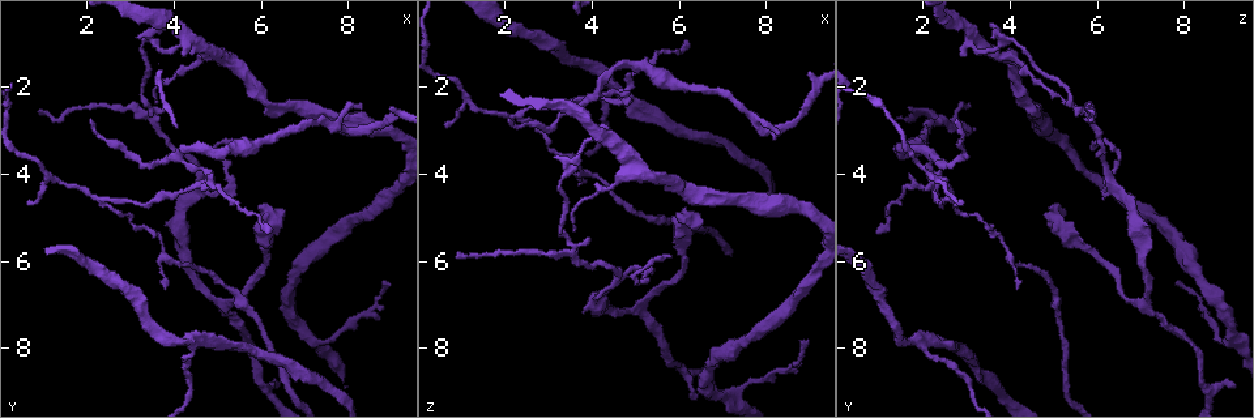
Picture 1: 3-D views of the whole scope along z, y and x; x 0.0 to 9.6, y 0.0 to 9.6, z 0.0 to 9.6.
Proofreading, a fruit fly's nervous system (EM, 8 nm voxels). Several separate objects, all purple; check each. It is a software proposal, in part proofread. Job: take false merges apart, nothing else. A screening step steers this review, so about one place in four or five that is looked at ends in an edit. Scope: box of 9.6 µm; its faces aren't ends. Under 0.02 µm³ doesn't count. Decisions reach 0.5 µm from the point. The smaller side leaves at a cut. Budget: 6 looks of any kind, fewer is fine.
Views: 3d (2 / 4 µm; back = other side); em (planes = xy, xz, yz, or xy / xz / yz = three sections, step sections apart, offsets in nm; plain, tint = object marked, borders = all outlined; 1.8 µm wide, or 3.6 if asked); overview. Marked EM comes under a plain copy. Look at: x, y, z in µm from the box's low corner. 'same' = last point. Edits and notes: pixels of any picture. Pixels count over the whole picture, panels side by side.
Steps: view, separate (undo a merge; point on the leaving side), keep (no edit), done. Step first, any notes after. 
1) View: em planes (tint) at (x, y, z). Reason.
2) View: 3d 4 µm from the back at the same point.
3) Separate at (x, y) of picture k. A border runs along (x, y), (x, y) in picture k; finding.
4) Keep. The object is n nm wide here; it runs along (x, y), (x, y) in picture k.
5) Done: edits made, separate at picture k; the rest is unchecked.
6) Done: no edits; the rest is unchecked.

View: em xy step 16 (tint) at (4.80, 4.15, 2.25). Arms part here.

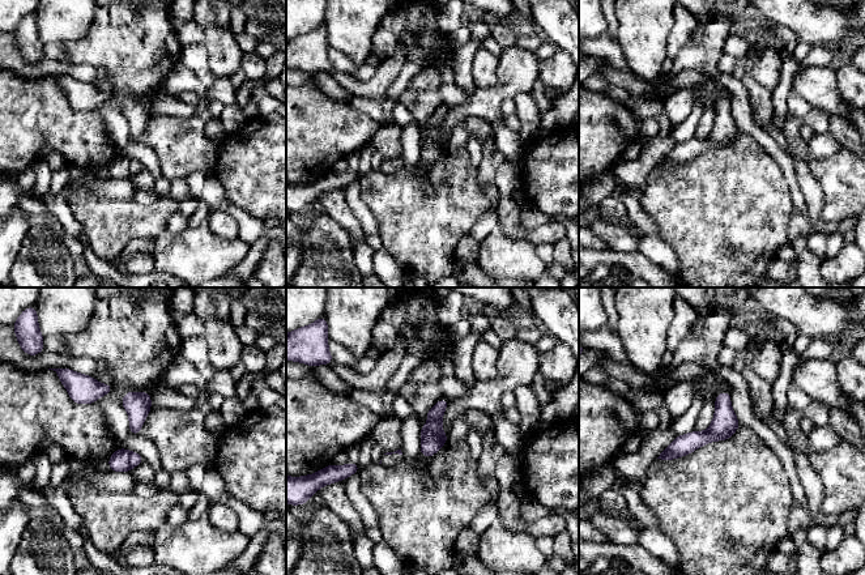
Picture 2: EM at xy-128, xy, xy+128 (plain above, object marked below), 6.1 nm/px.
View: em planes (borders) at the same point. Another direction.

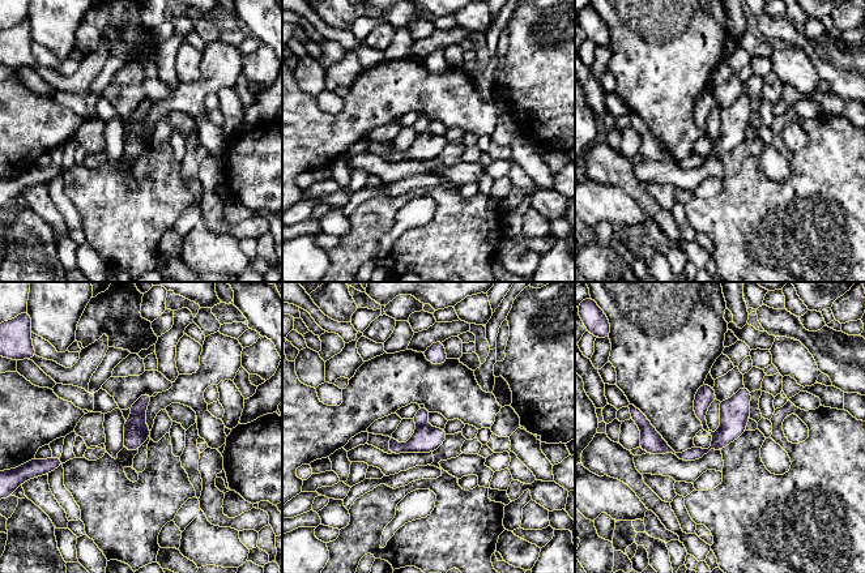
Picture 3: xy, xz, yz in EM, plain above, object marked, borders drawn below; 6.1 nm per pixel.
Separate at (426, 439) of picture 3. A border runs along (425, 424), (418, 427) in picture 3; a second cell is stuck on.

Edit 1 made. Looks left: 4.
View: overview. See it whole again.

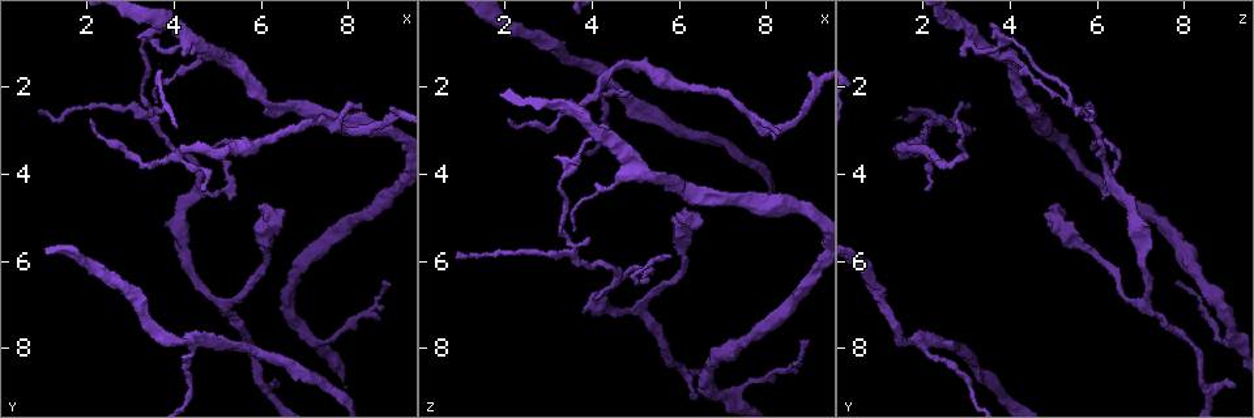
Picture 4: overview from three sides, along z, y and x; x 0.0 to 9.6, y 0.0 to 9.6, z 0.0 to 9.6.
View: 3d 2 µm at (3.55, 2.75, 5.80). Three arms meet.

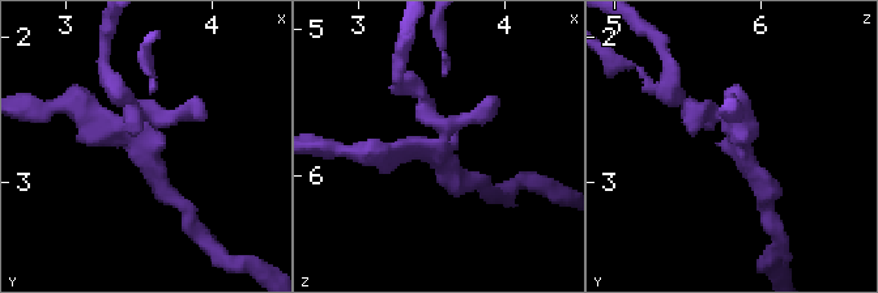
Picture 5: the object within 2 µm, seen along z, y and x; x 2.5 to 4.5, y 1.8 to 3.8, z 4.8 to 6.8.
View: em planes (tint) at (3.60, 2.74, 5.84).

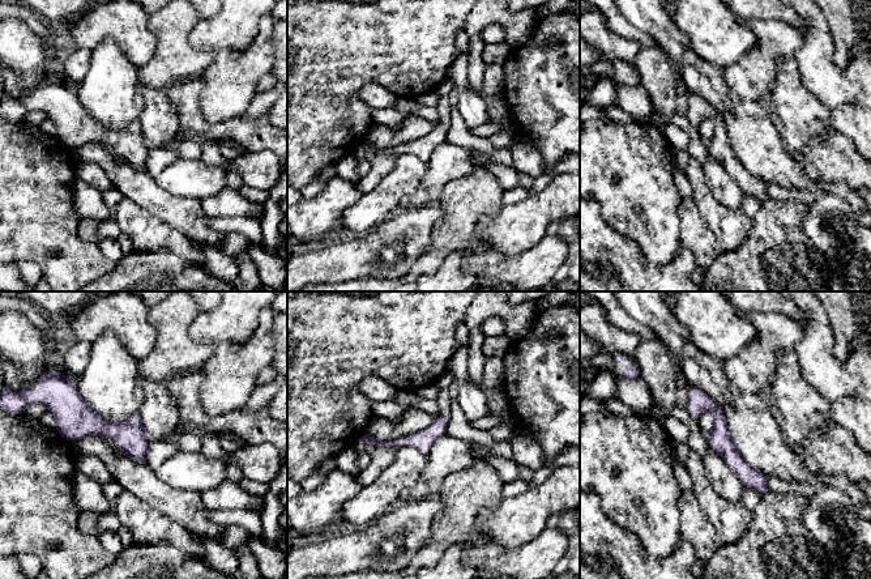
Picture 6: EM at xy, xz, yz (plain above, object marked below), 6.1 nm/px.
Keep. It runs along (694, 392), (718, 414), (720, 441), (763, 490) in picture 6; one cell here.

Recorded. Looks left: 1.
Done: edits made, separate at picture 3; the rest is unchecked.

